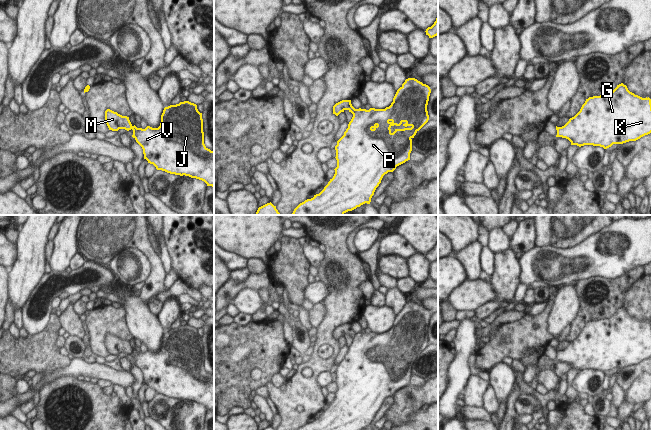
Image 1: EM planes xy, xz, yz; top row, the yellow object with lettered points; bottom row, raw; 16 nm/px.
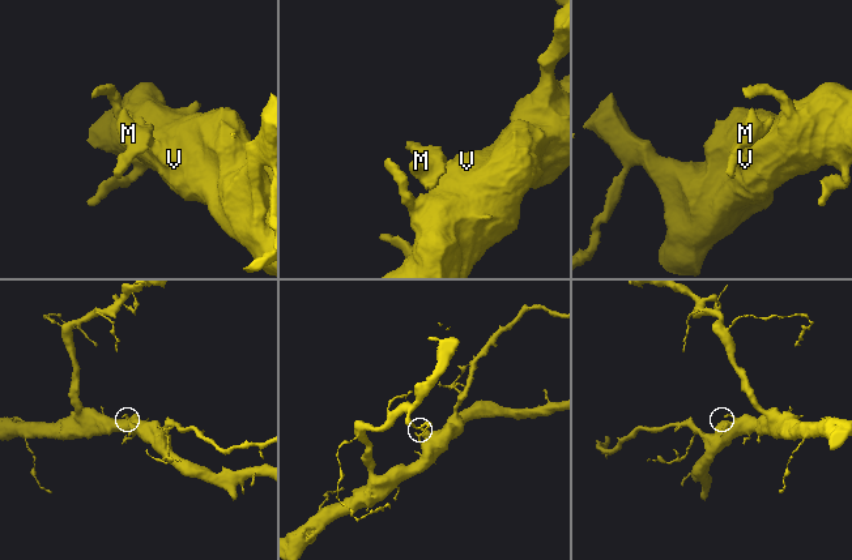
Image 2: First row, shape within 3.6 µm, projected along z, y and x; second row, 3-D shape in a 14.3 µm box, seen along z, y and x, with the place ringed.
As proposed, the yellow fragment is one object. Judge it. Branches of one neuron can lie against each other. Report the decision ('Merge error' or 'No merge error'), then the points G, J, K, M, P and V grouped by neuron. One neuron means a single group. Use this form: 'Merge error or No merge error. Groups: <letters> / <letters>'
Merge error. Groups: G J K P V / M.

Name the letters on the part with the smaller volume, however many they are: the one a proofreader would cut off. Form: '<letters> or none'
M

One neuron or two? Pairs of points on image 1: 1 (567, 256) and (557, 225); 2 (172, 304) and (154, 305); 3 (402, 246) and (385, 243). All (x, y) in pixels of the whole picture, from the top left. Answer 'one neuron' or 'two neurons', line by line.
1: two neurons
2: two neurons
3: one neuron

